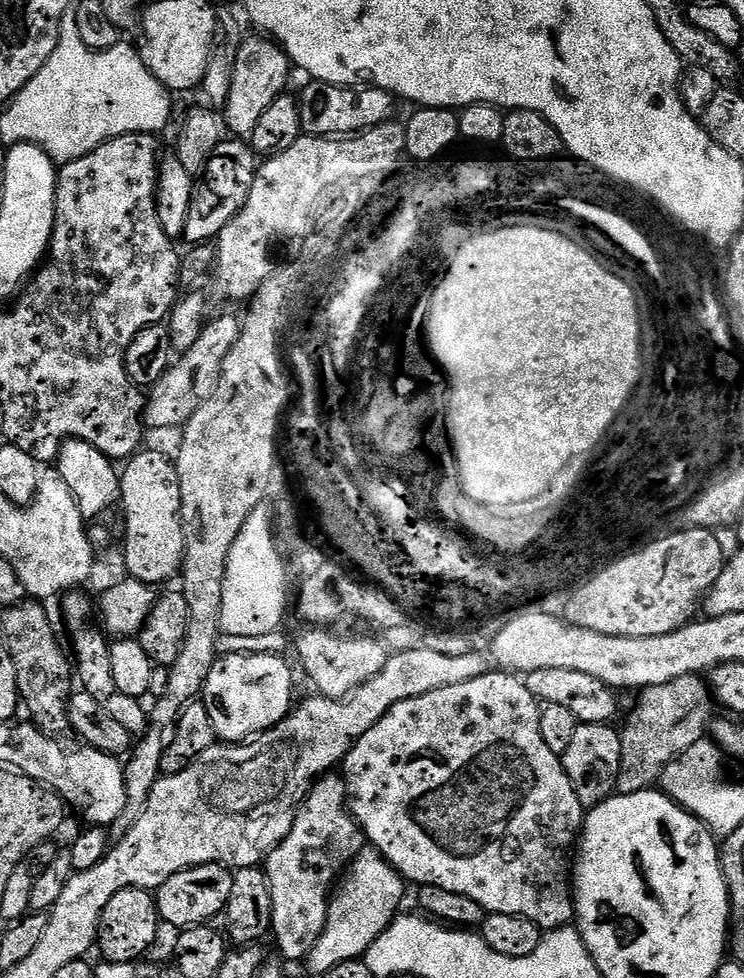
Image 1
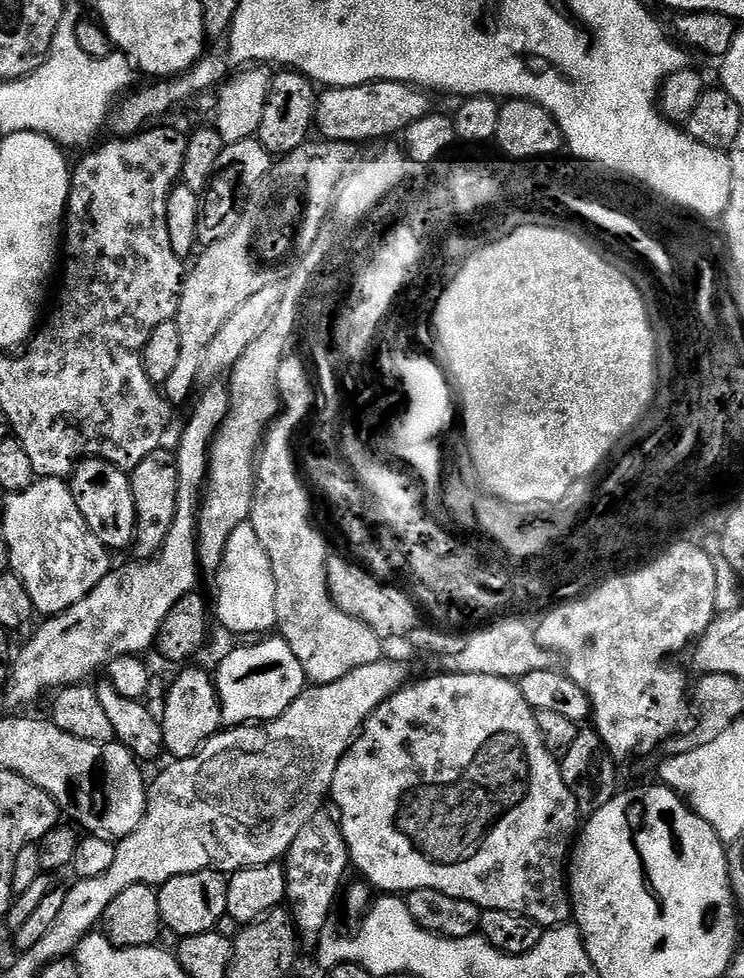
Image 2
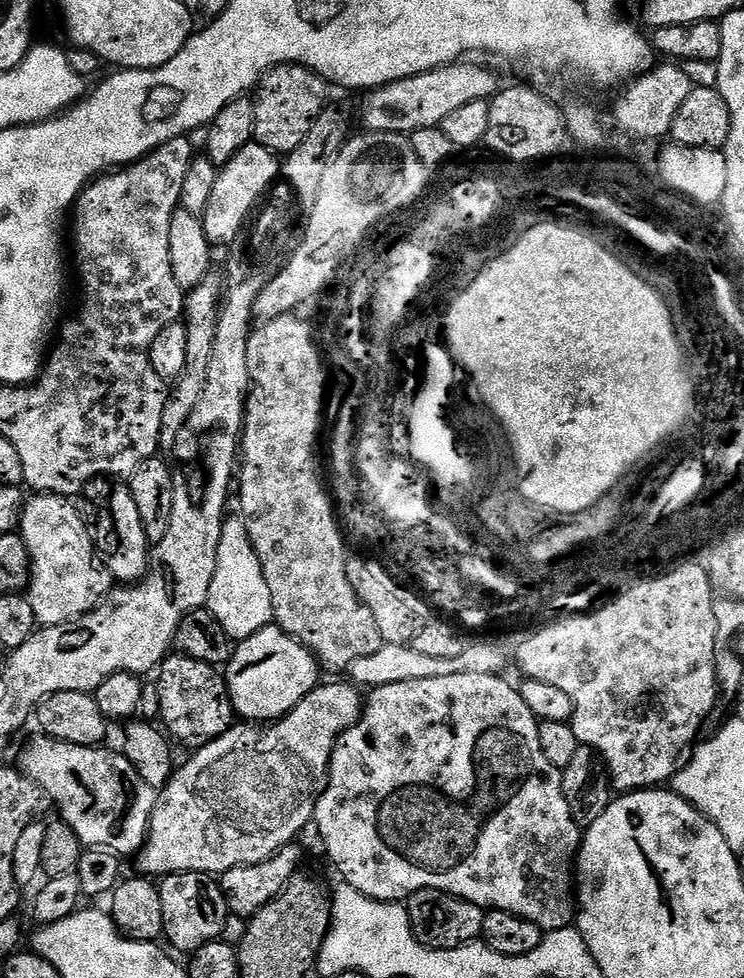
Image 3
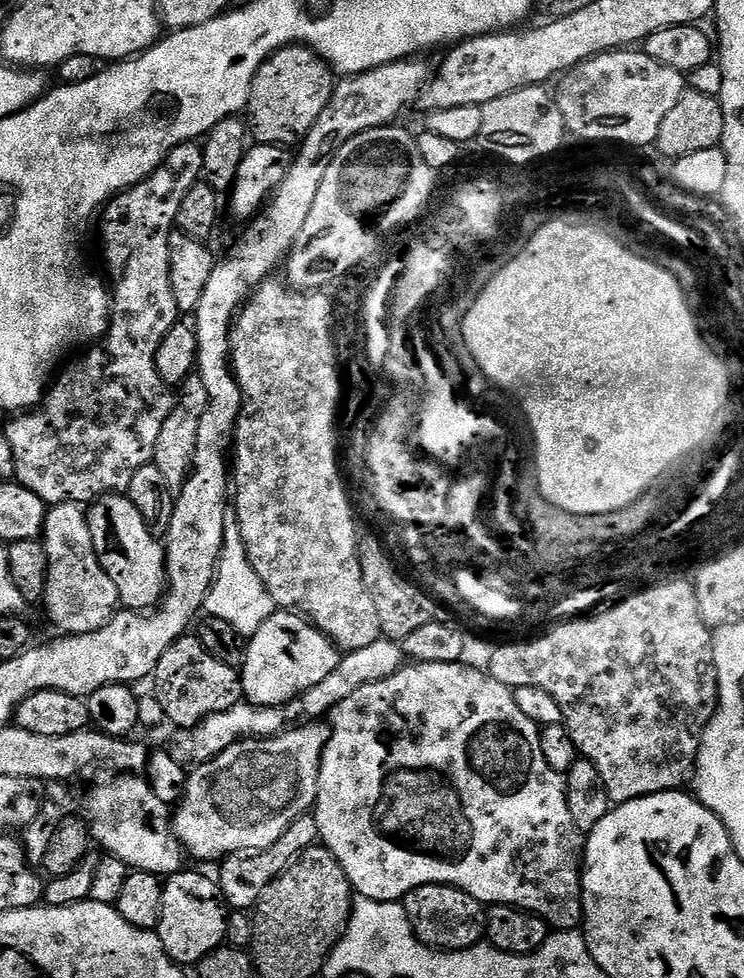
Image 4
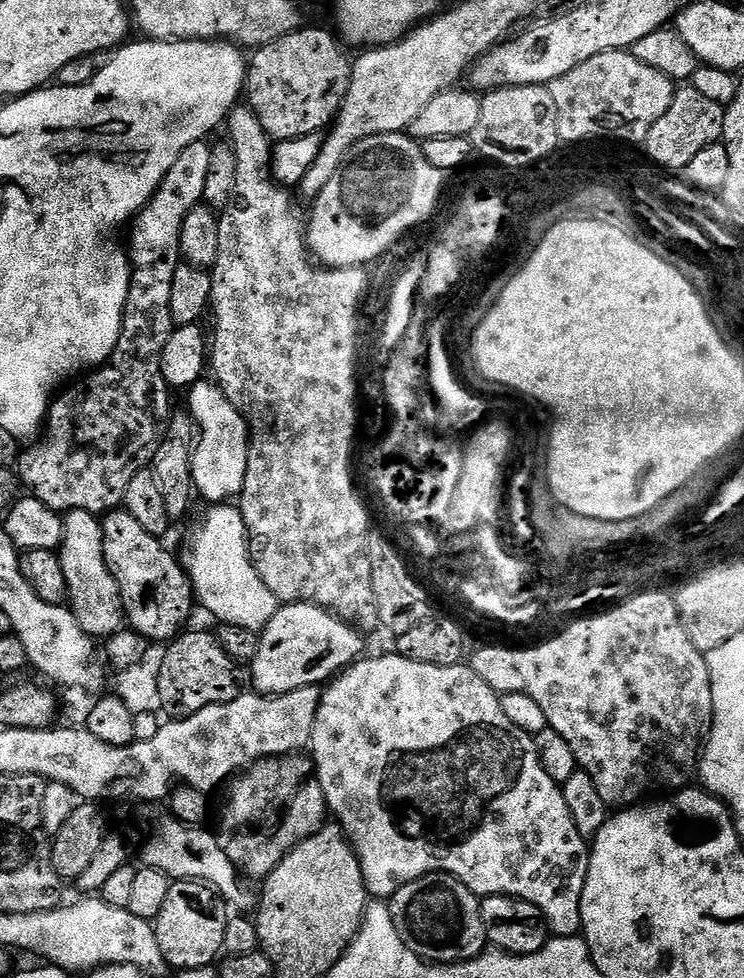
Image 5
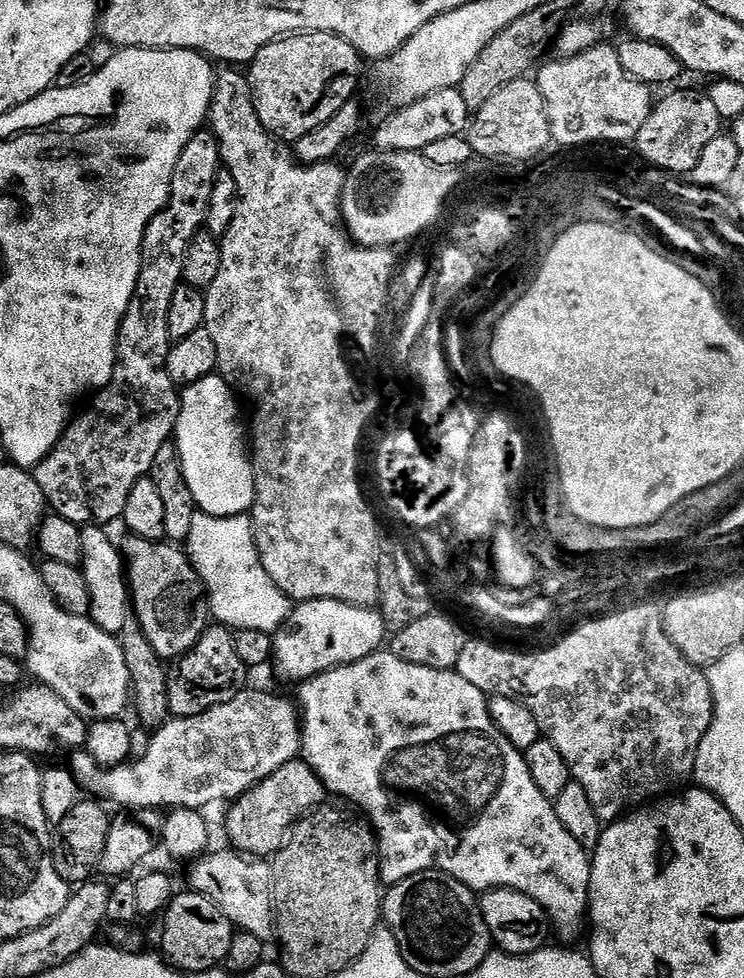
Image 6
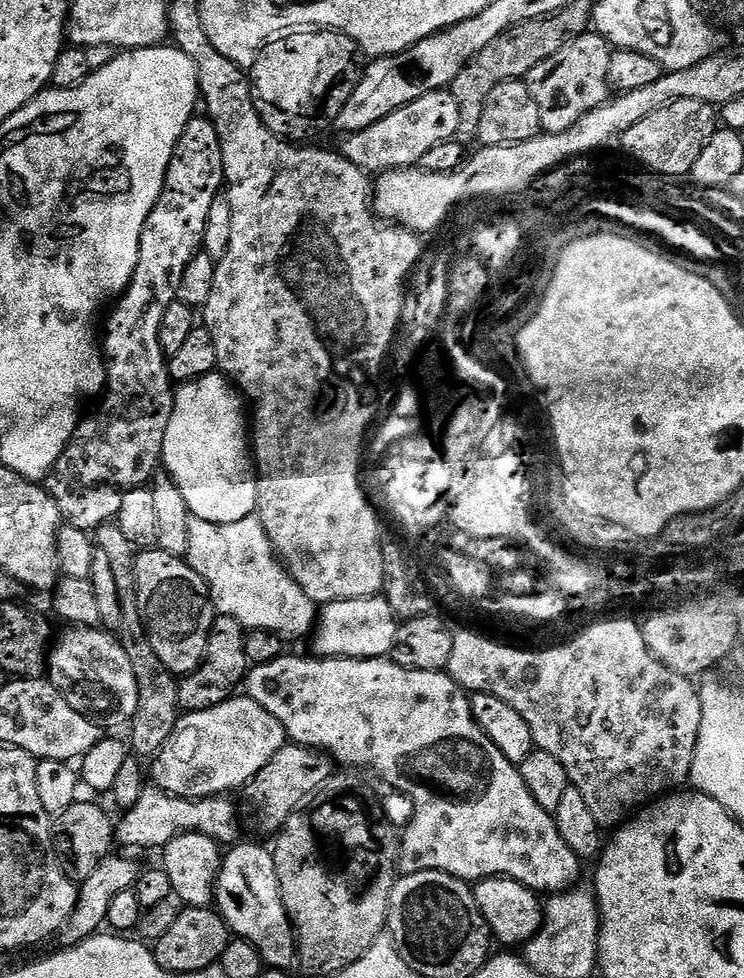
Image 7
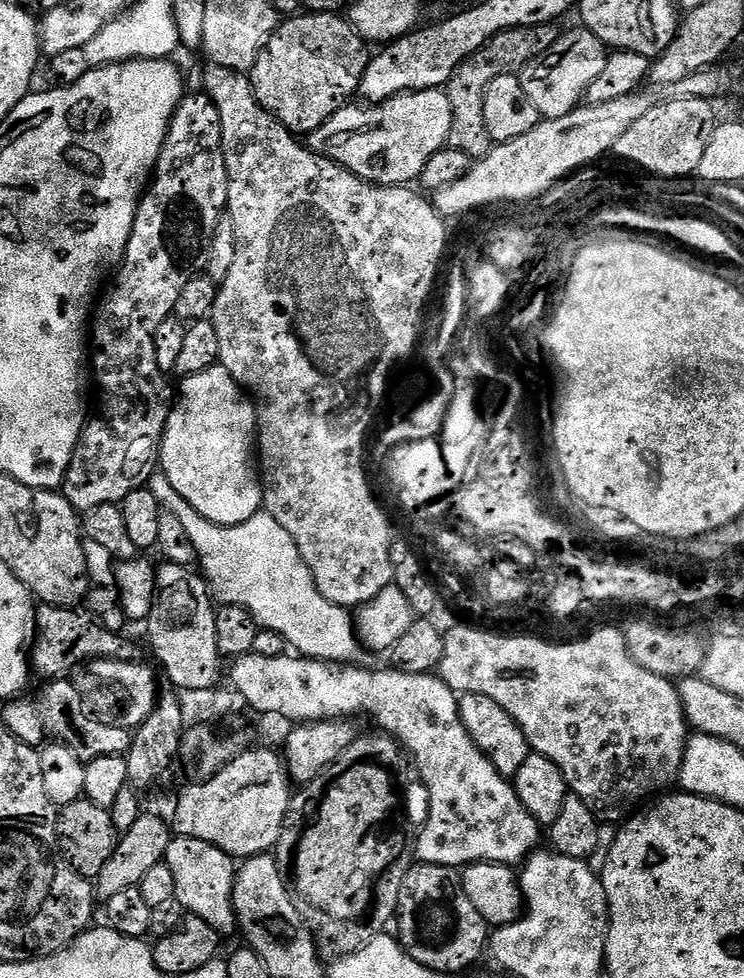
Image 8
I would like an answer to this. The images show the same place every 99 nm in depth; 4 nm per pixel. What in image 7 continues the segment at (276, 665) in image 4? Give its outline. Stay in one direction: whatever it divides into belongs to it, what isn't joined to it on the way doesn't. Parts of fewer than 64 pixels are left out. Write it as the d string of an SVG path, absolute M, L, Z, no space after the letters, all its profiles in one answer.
M384 594L346 602L323 605L318 612L315 655L321 658L375 660L391 653L398 627L398 617Z

